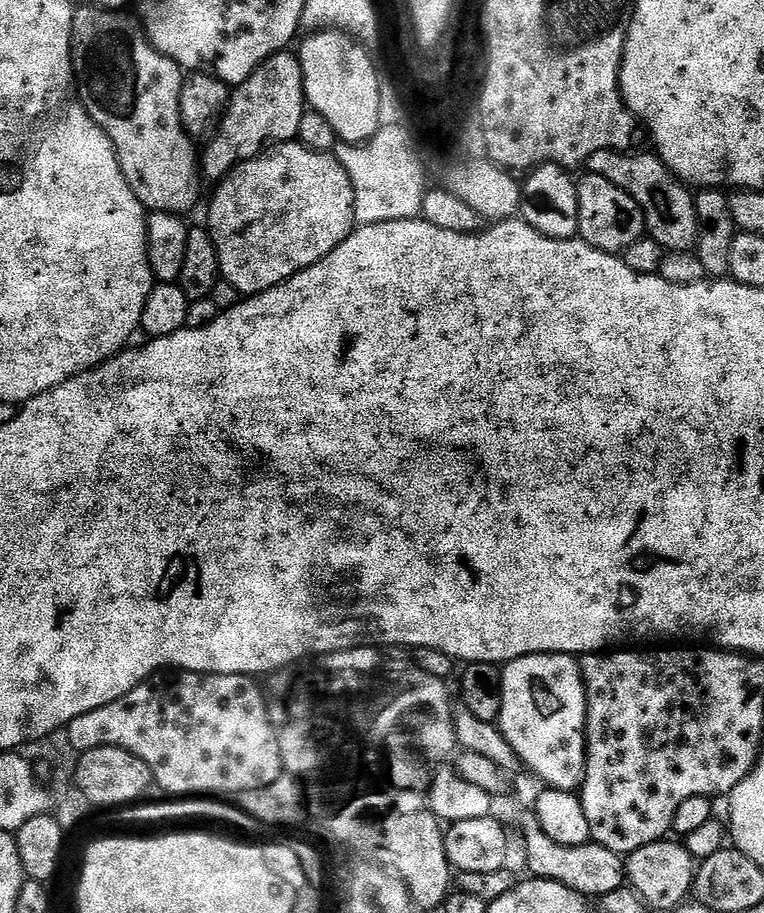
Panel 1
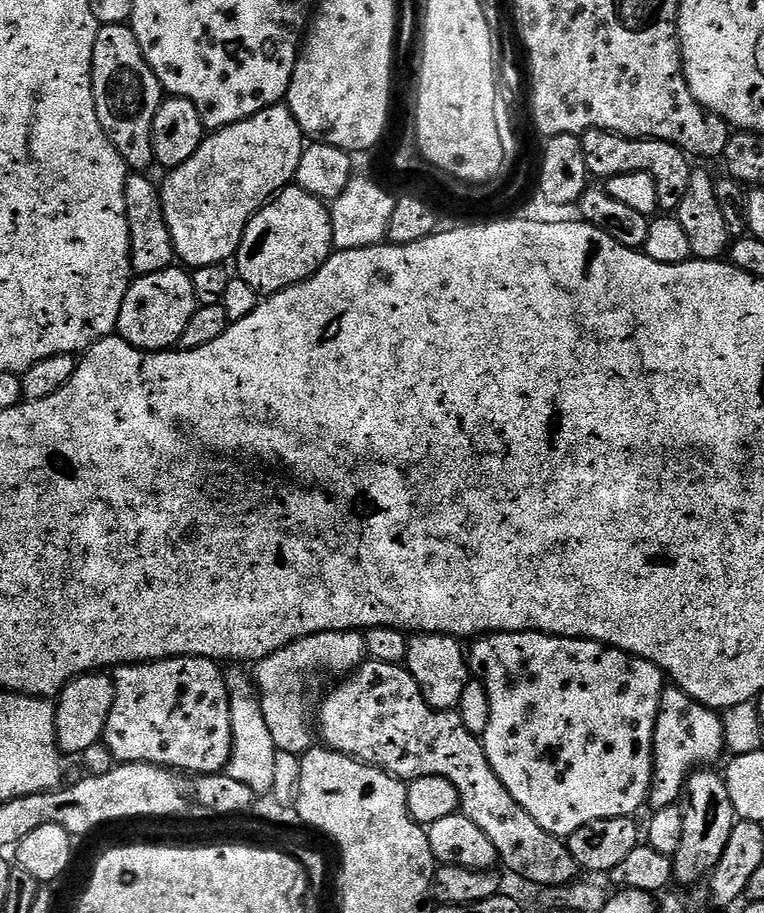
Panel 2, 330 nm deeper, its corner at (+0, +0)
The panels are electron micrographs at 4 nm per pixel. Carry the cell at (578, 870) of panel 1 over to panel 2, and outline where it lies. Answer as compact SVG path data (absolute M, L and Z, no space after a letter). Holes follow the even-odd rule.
M365 659L359 668L351 674L345 675L344 680L320 704L318 712L318 736L322 739L323 747L333 748L347 756L354 756L366 764L374 764L384 769L391 776L396 776L402 781L430 778L431 776L445 776L454 782L454 790L460 795L460 812L494 842L499 863L505 864L516 876L529 880L532 884L541 886L569 885L577 879L578 866L568 852L568 845L559 836L551 836L502 786L498 774L490 766L484 753L481 737L470 734L462 722L459 711L438 712L422 698L422 690L418 682L409 674L407 667L398 664L387 664L377 660Z

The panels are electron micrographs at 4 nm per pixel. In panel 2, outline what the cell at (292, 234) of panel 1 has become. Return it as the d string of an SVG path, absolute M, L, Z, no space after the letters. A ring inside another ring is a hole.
M289 186L276 193L246 226L234 257L235 271L258 294L281 292L309 280L333 251L329 205L305 188Z

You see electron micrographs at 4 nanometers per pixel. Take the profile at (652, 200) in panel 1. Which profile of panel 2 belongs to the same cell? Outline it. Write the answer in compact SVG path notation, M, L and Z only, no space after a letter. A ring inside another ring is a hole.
M597 128L585 132L580 137L580 142L586 166L593 177L607 178L631 172L650 174L658 186L660 208L665 213L675 213L676 207L682 202L682 198L686 194L688 183L694 171L693 165L688 165L690 163L689 157L680 149L661 140L635 140L629 136L603 132Z

